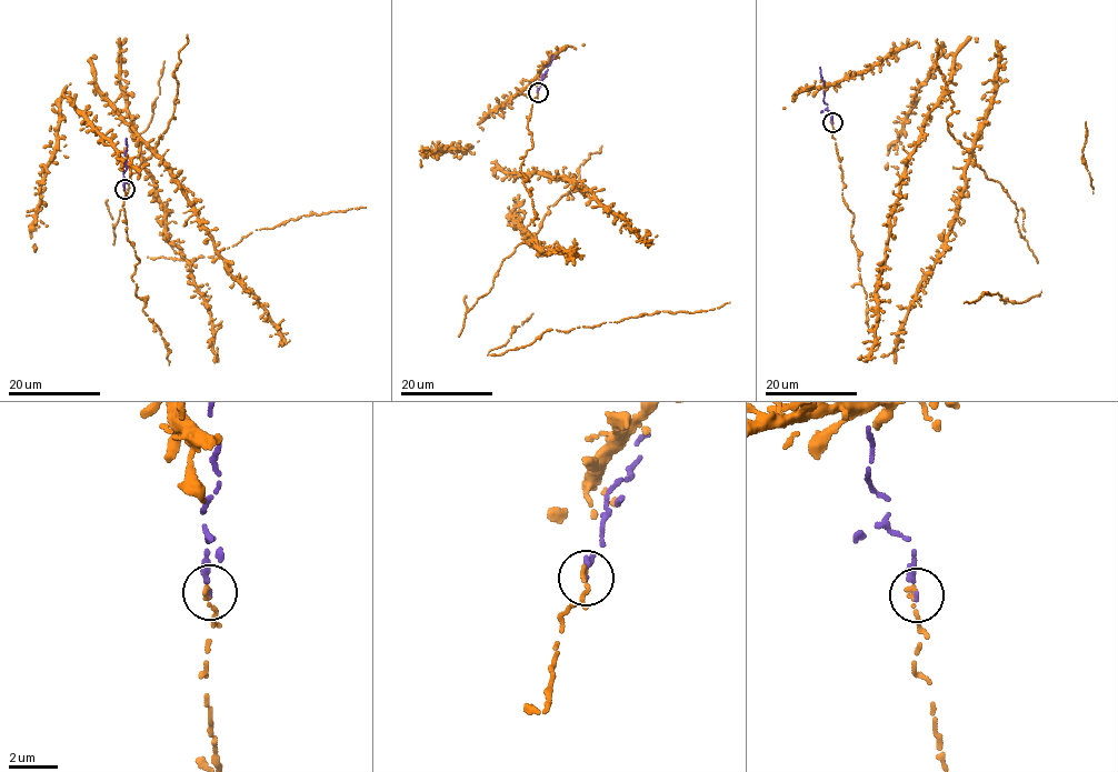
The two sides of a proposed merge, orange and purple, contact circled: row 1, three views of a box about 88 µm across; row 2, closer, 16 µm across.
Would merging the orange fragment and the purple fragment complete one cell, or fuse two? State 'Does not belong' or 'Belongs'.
Belongs

